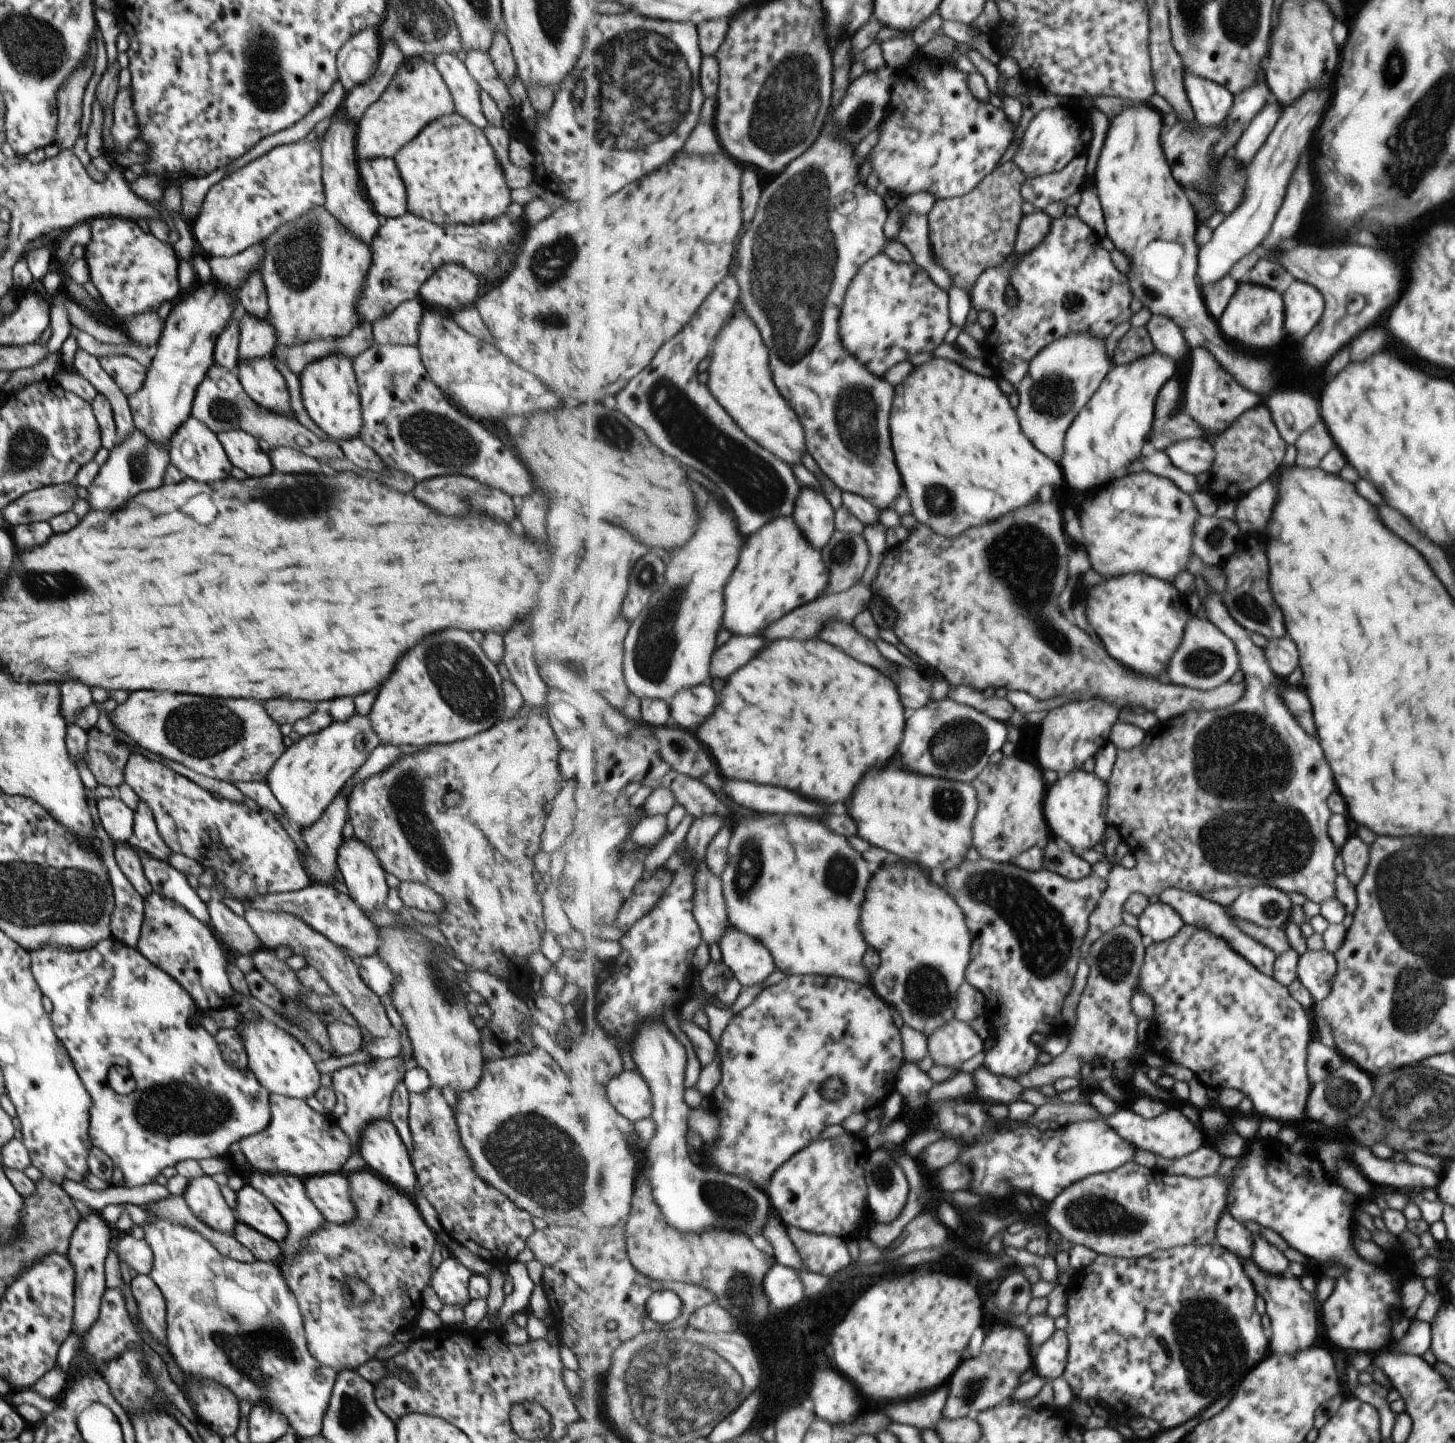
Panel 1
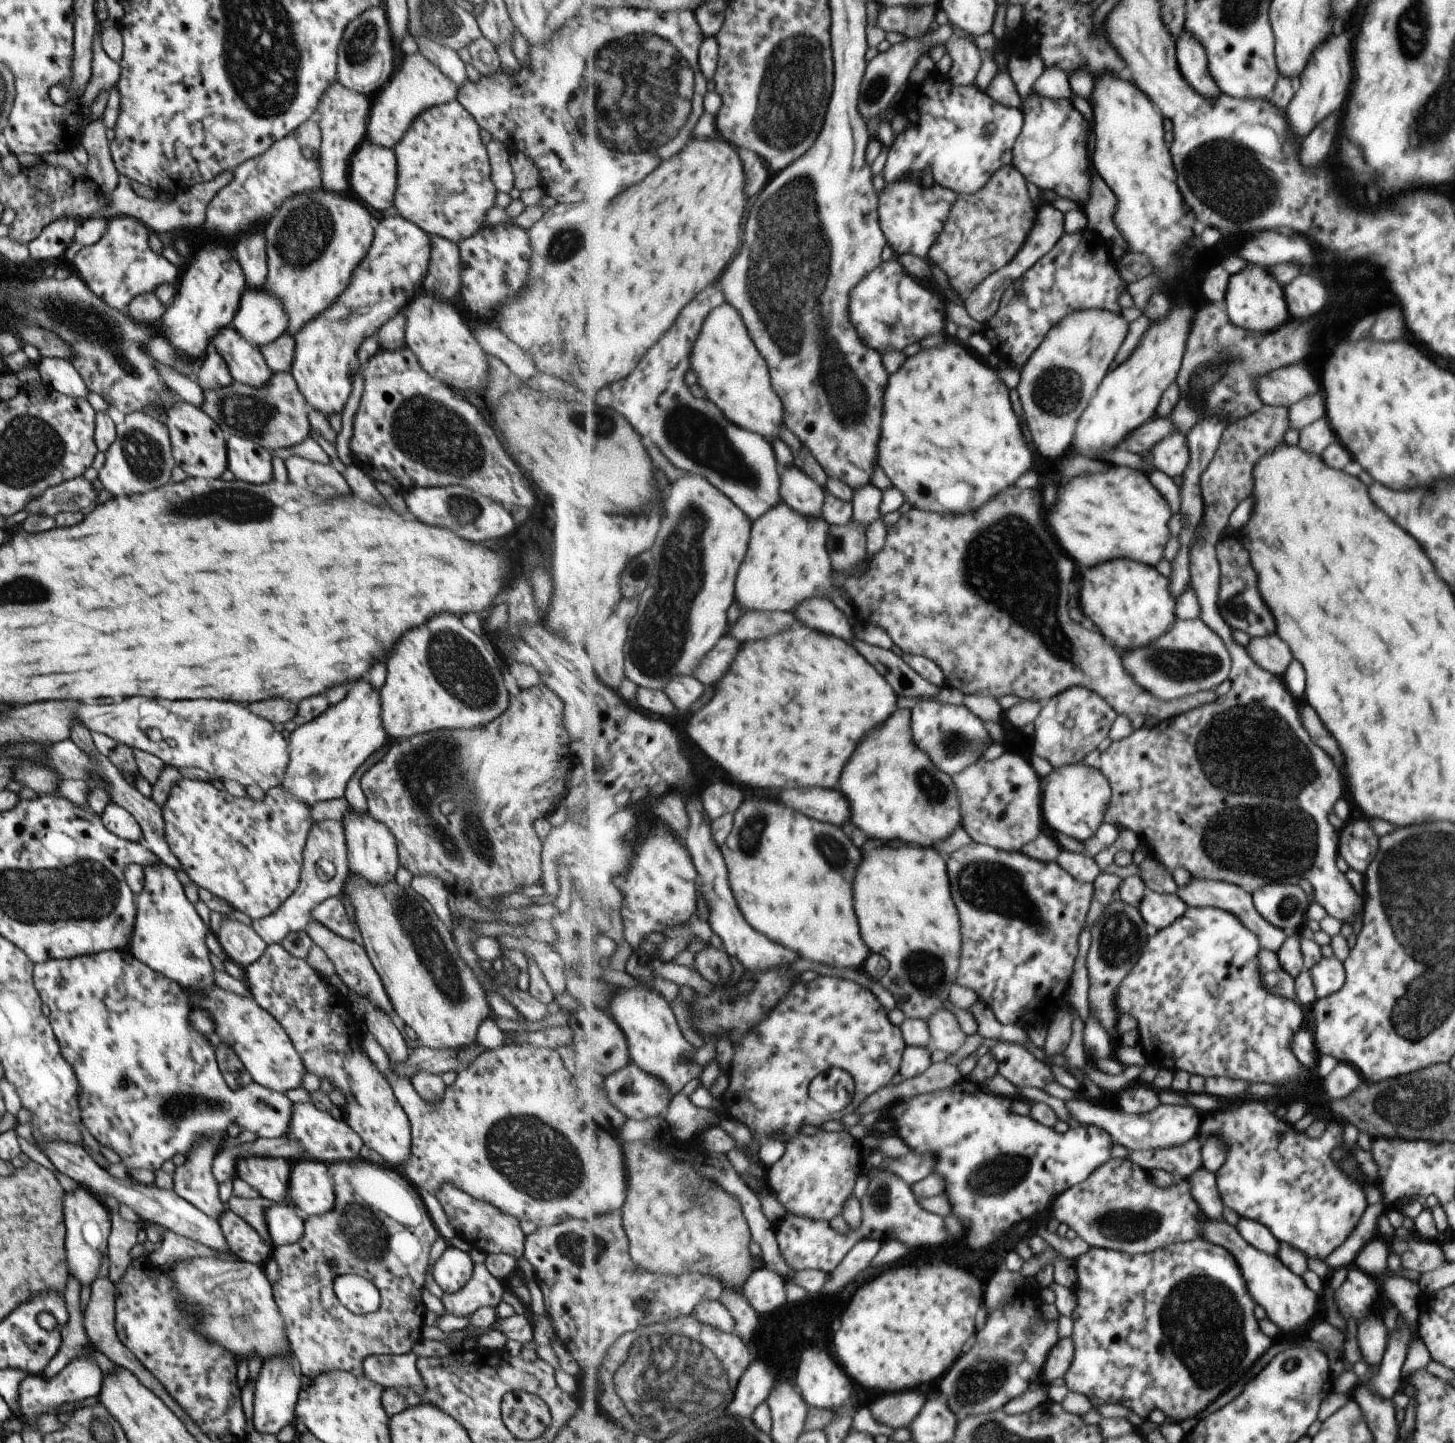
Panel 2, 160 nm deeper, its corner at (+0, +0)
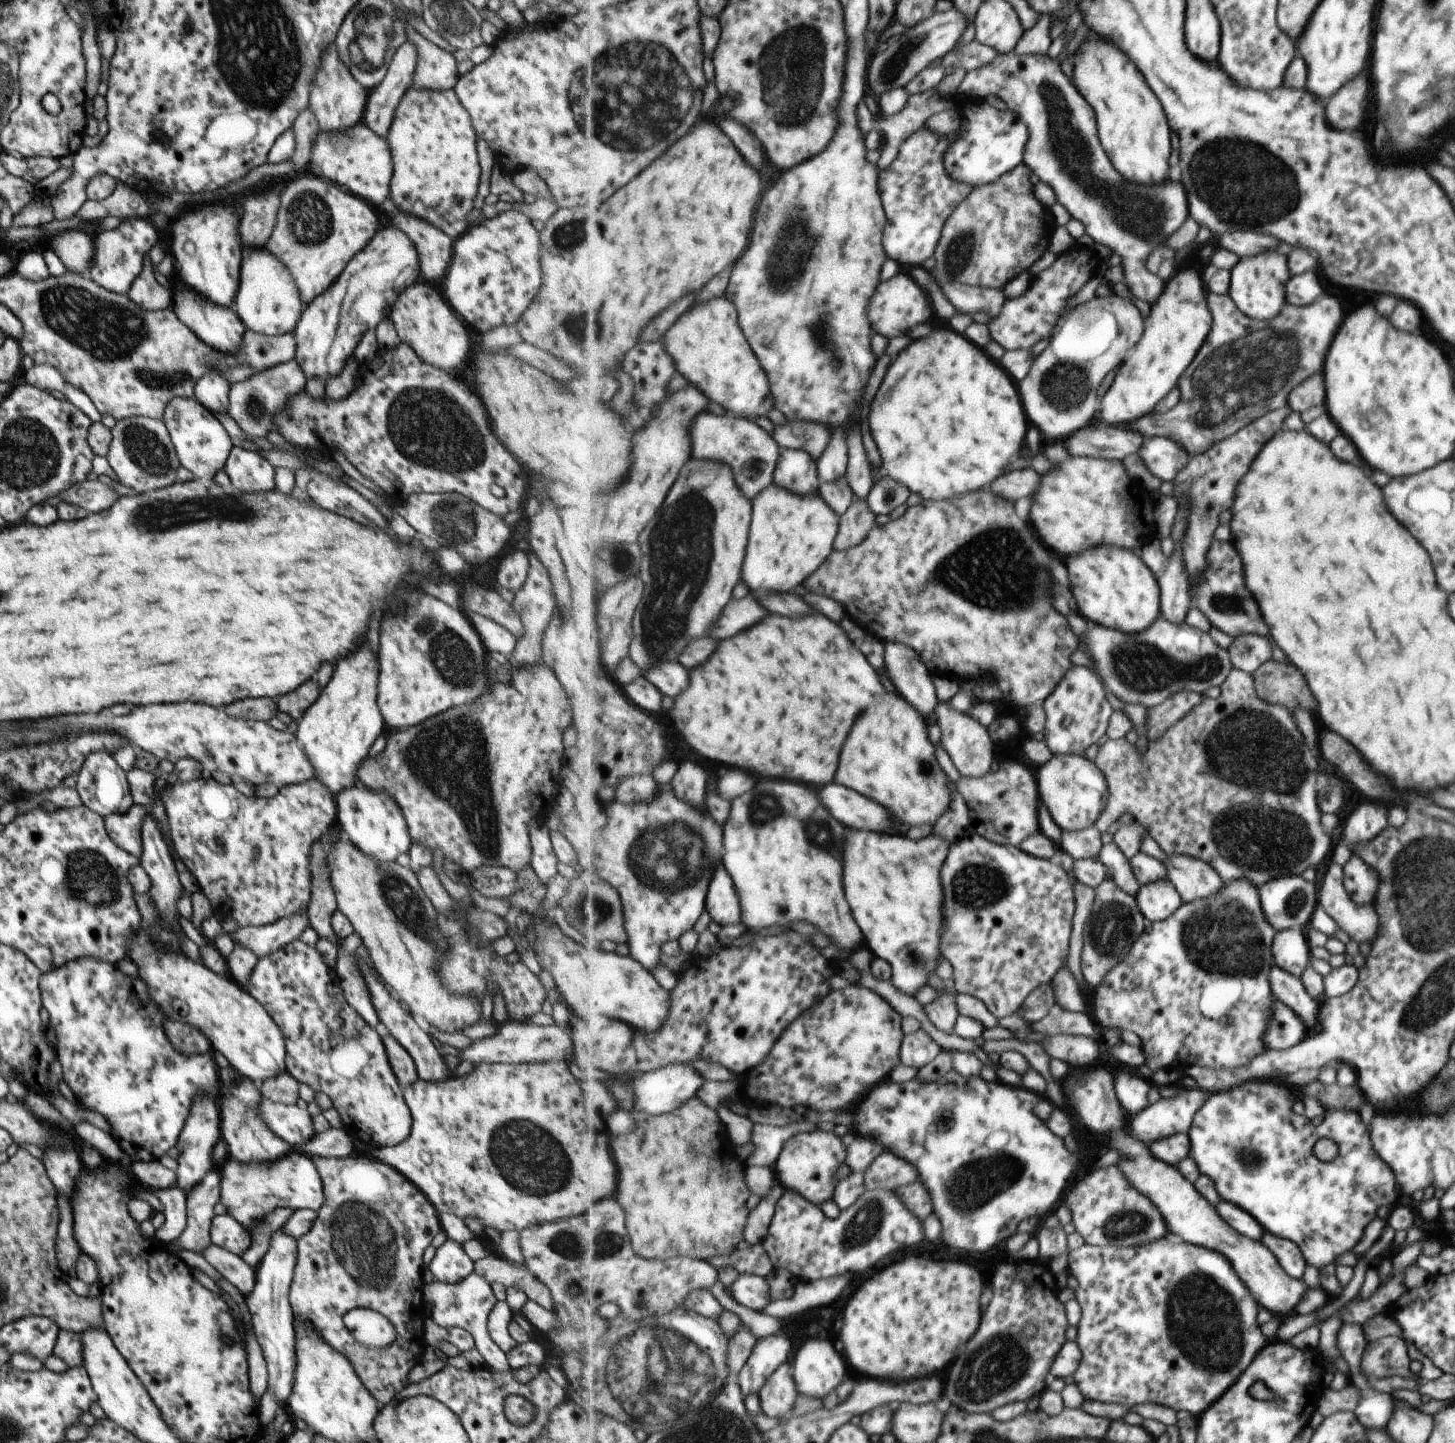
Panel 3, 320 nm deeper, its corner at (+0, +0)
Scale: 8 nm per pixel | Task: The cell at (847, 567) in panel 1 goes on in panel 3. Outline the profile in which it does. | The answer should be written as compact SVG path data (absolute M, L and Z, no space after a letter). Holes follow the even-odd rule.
M856 498L840 518L840 533L837 534L835 549L845 551L859 546L876 526L875 517L867 500Z

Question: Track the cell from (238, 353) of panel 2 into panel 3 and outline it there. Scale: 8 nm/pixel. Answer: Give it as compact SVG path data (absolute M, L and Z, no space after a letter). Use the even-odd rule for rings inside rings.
M177 280L175 292L173 292L172 310L175 316L179 318L179 322L185 324L185 327L193 332L195 338L199 338L203 344L207 344L209 348L221 352L221 354L237 354L241 348L241 338L246 328L241 324L235 313L230 308L221 308L221 306L213 306L213 302L205 302L205 298L197 298L197 294L193 294L191 290L185 290L185 286Z

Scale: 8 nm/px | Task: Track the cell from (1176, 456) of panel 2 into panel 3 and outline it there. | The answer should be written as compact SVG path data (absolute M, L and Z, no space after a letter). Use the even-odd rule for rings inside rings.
M1161 436L1147 437L1138 454L1149 472L1161 481L1174 481L1191 460L1179 443Z

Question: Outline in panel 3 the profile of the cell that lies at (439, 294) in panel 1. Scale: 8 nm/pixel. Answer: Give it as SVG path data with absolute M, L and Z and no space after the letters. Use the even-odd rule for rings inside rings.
M399 210L393 211L391 223L411 238L417 250L420 279L432 286L439 285L448 270L449 262L452 261L453 240L428 222L409 214L401 214Z

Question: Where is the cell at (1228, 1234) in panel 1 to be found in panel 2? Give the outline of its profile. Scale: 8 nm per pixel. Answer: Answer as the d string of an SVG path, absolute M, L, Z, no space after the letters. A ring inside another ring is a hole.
M1203 1167L1199 1168L1195 1174L1191 1174L1188 1180L1192 1183L1193 1195L1204 1208L1204 1213L1207 1214L1209 1220L1225 1222L1223 1219L1225 1202L1217 1188L1217 1174Z

